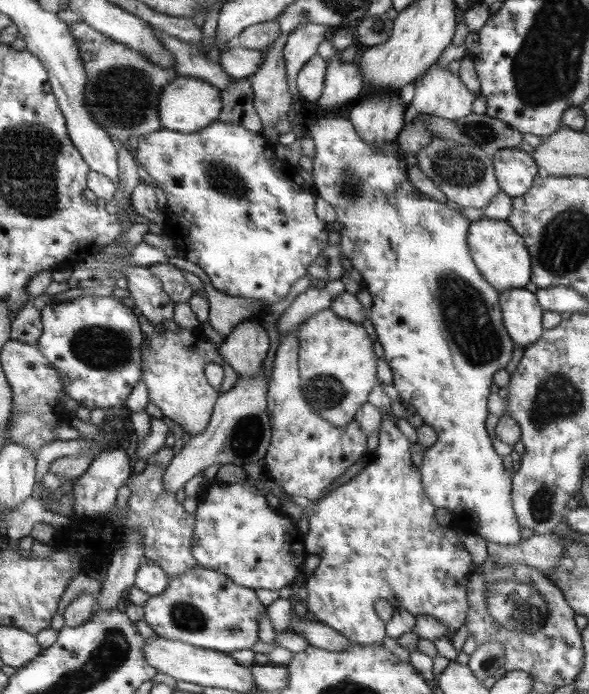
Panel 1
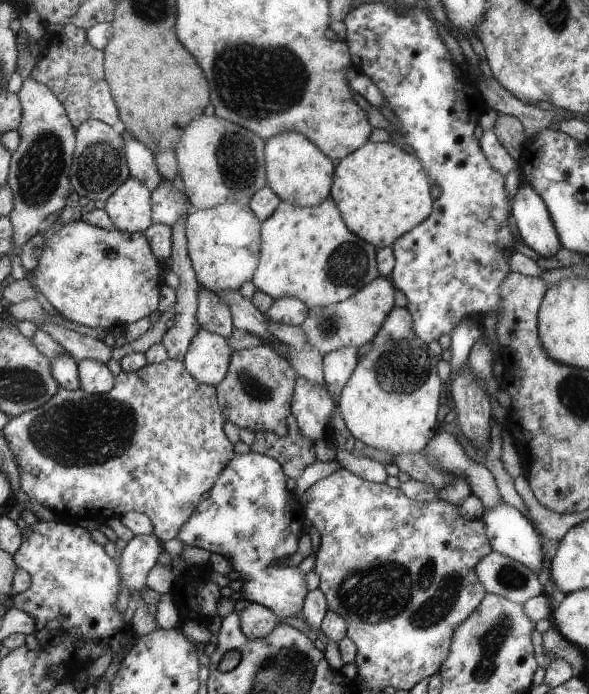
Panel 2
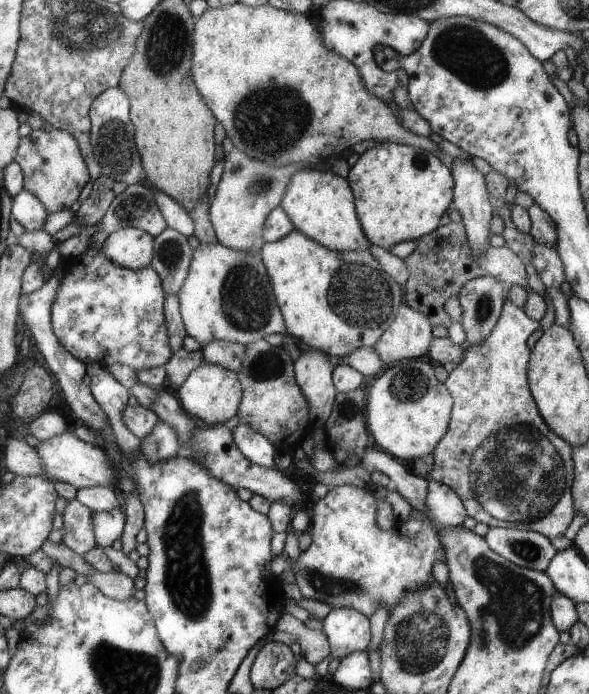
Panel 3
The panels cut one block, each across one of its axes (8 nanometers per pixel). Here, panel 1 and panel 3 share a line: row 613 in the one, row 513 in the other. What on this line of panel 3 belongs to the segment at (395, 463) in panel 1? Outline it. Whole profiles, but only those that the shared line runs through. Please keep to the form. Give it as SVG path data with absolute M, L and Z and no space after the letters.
M428 481L427 492L423 499L423 510L411 509L405 522L398 522L387 530L381 530L375 521L375 499L368 489L341 486L328 486L323 498L308 505L309 525L306 531L311 536L311 543L305 551L299 552L293 563L294 579L300 590L301 598L325 602L333 608L347 607L359 610L367 618L379 610L391 610L403 596L423 588L431 580L431 566L435 562L445 561L445 550L439 542L439 532L447 526L461 525L466 517L466 507L462 499L445 483Z

